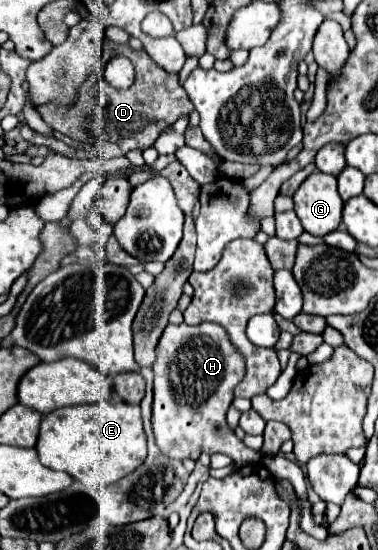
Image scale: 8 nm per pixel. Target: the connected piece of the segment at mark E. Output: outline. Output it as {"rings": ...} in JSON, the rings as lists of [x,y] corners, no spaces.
{"rings":[[[112,395],[106,403],[56,409],[42,419],[36,451],[44,467],[64,471],[72,479],[80,481],[84,485],[84,495],[94,502],[86,493],[86,487],[112,487],[112,483],[132,473],[144,461],[146,435],[140,407],[128,405],[118,399],[118,395]]]}

